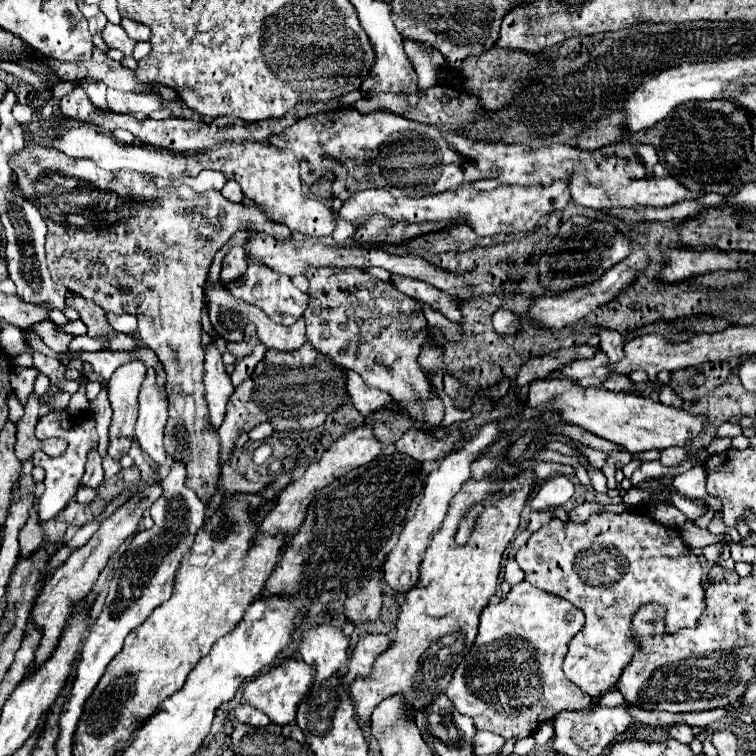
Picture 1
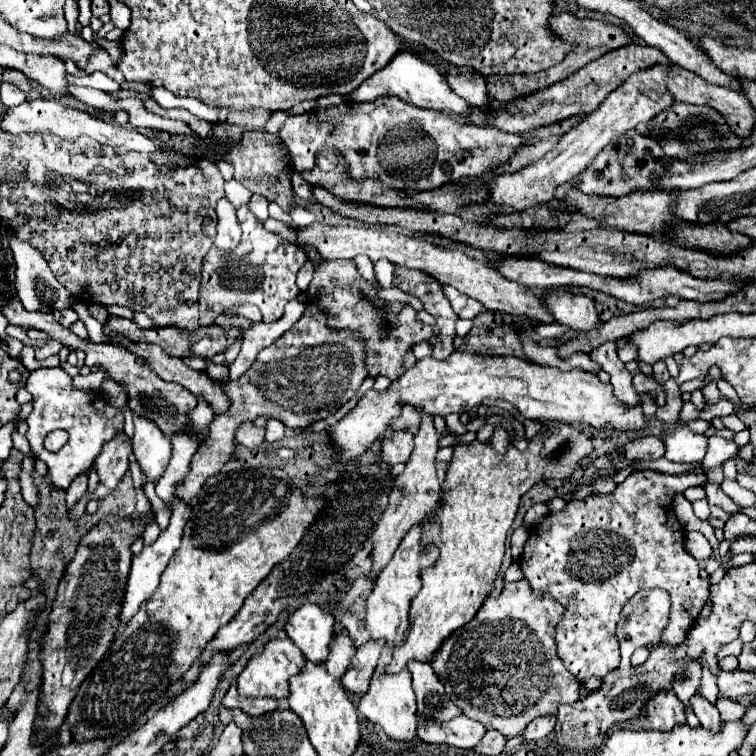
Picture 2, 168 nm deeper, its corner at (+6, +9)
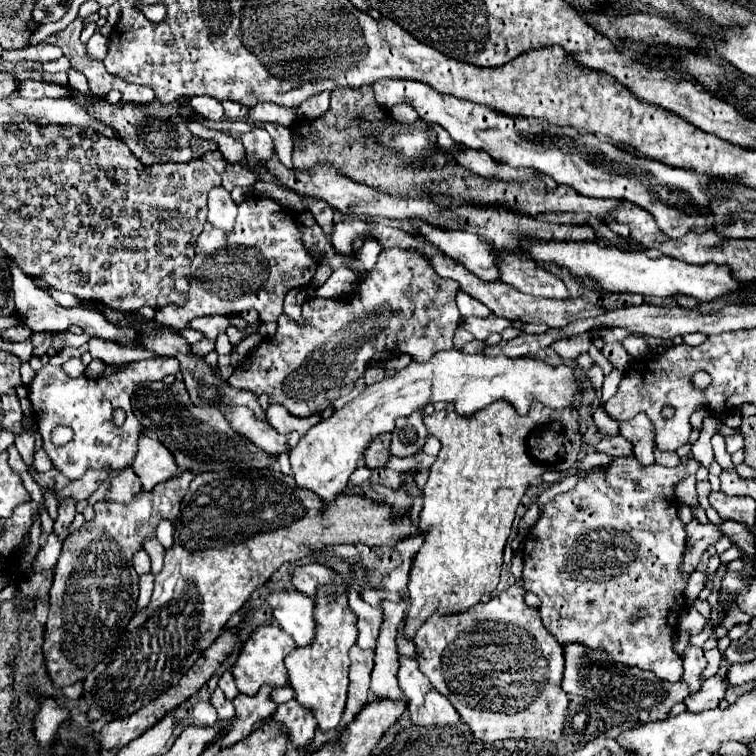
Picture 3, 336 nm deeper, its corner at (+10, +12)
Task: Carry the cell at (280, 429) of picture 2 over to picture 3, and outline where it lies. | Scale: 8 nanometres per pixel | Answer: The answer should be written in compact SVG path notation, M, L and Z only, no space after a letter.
M271 404L267 408L267 422L279 432L279 434L289 434L291 430L297 430L301 436L307 434L307 430L311 426L315 426L317 422L321 422L319 416L309 416L309 418L295 418L287 412L287 408L283 408L281 404Z

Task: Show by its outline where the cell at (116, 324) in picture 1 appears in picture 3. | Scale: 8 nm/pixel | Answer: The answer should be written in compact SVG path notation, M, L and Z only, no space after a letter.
M201 316L201 318L193 318L189 322L189 328L199 330L209 340L215 340L217 334L227 330L227 326L229 326L229 318L227 316Z

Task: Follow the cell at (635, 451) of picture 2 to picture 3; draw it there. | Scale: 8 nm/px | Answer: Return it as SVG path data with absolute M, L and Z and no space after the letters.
M621 434L619 436L609 436L609 438L603 438L593 450L599 450L599 452L605 452L609 456L631 456L633 454L633 444L629 444L629 440L625 440Z

